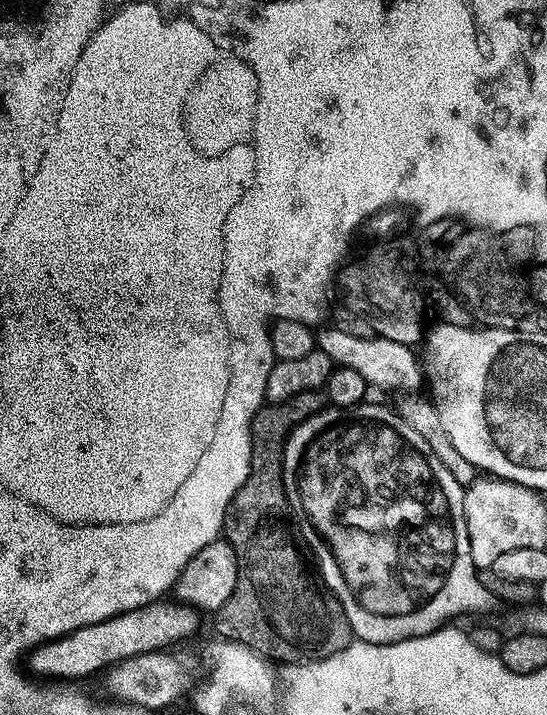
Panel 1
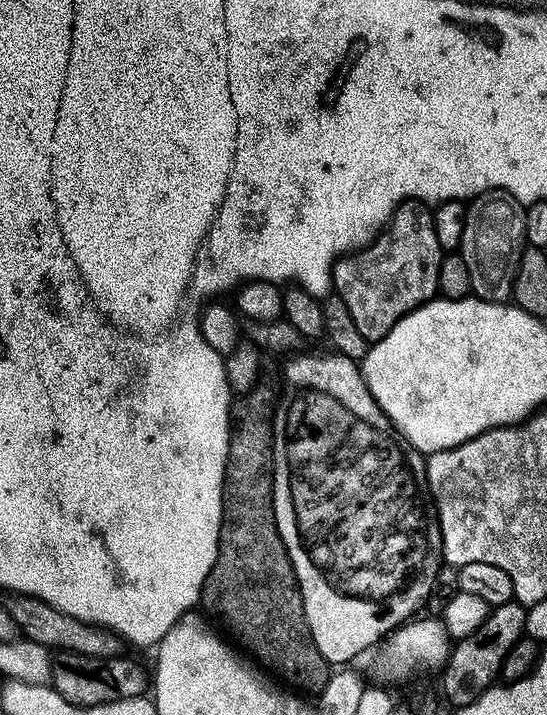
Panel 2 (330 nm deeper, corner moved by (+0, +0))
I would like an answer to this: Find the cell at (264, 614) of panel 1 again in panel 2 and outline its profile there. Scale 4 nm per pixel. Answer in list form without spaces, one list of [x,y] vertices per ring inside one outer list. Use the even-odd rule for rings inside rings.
[[[267,382],[243,393],[232,405],[220,545],[214,566],[204,579],[199,603],[202,608],[204,604],[203,611],[225,633],[232,632],[231,639],[249,657],[257,656],[252,658],[261,665],[268,664],[269,673],[277,672],[285,685],[293,684],[288,686],[301,688],[296,689],[301,693],[319,694],[328,681],[330,666],[318,654],[318,646],[310,634],[300,583],[274,518],[272,442],[277,411],[278,392],[276,396],[275,386]]]

